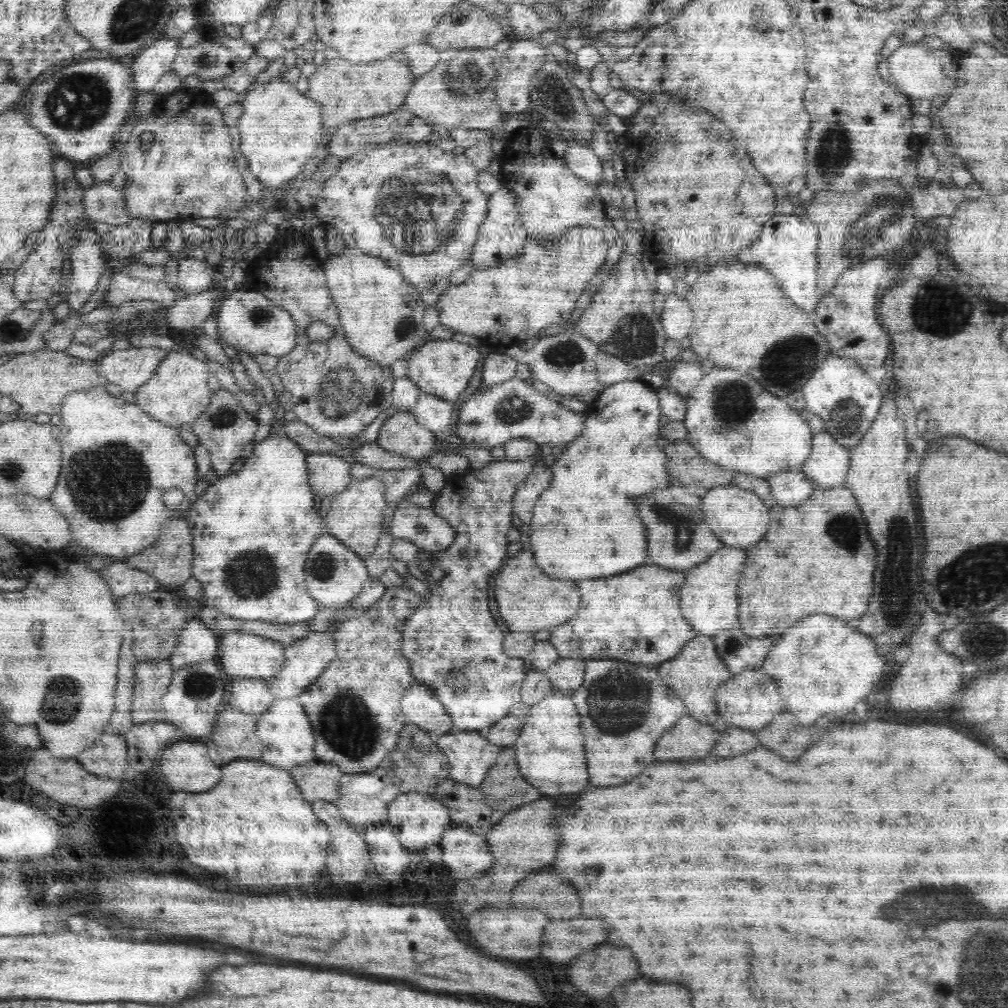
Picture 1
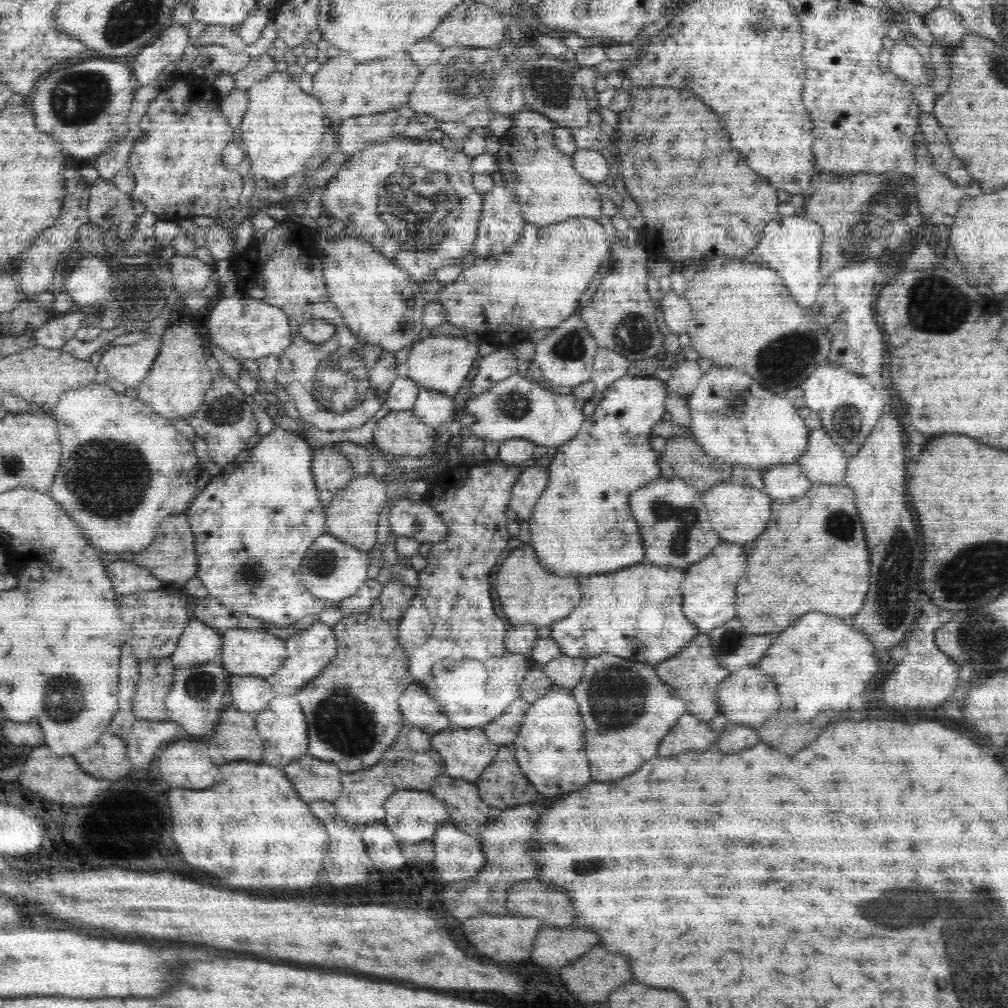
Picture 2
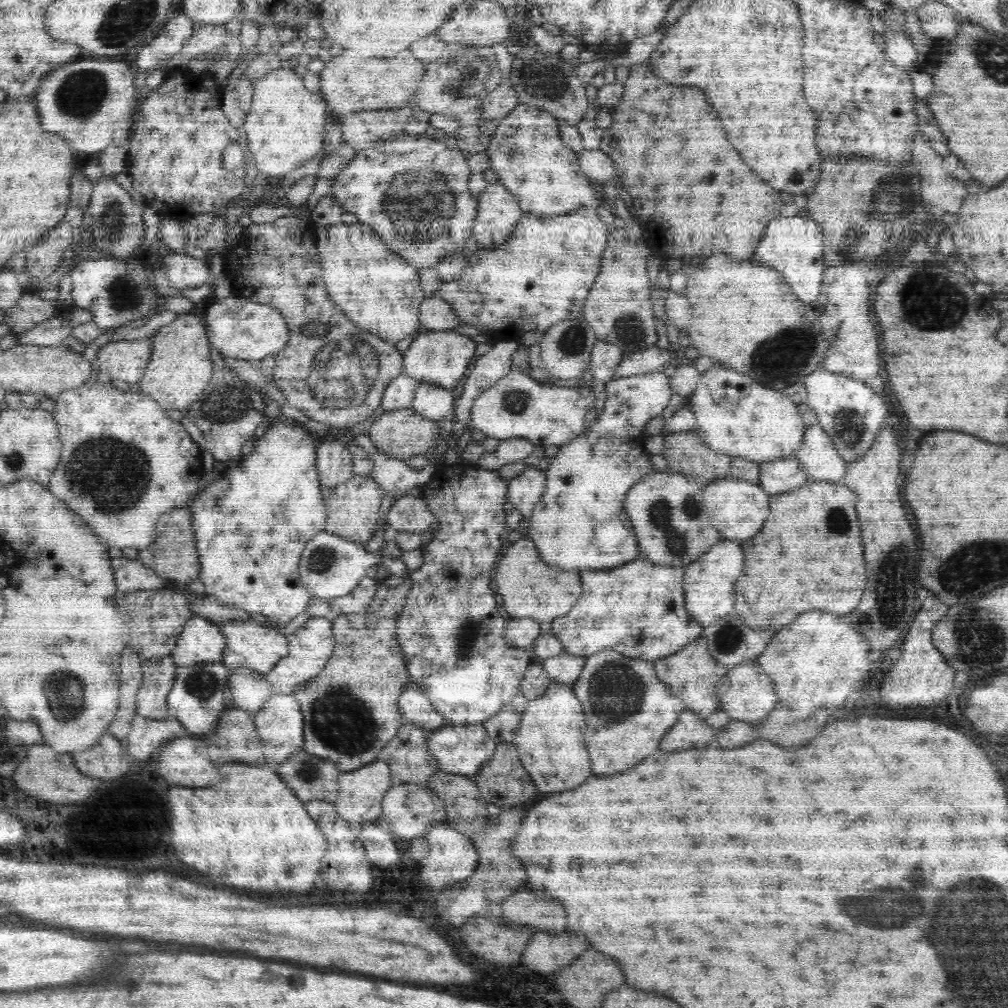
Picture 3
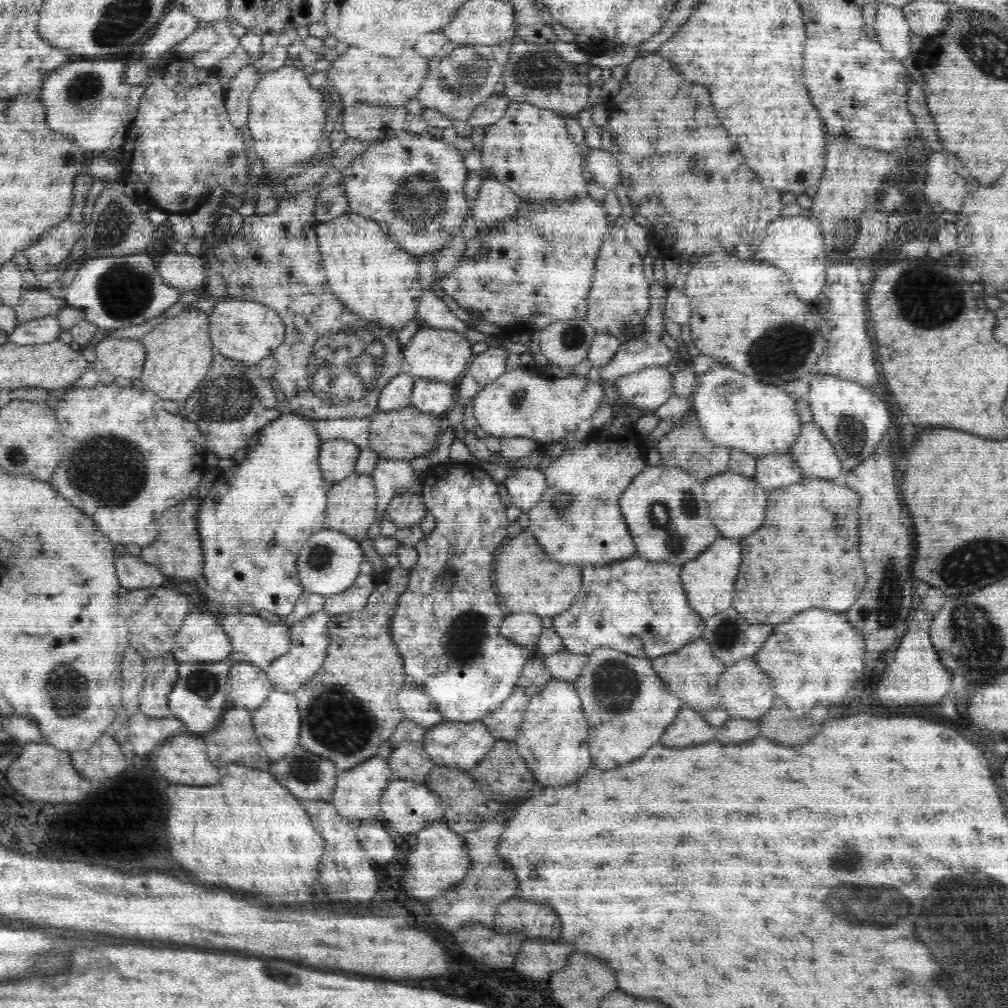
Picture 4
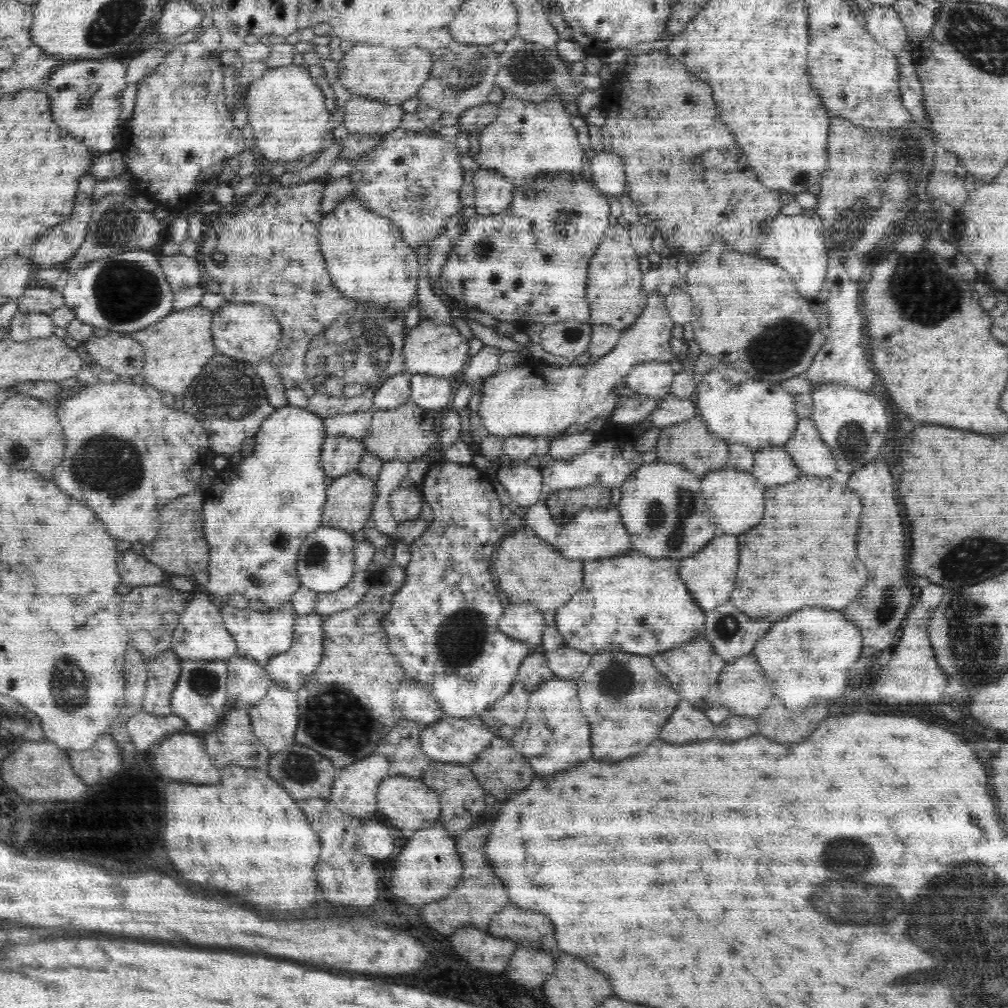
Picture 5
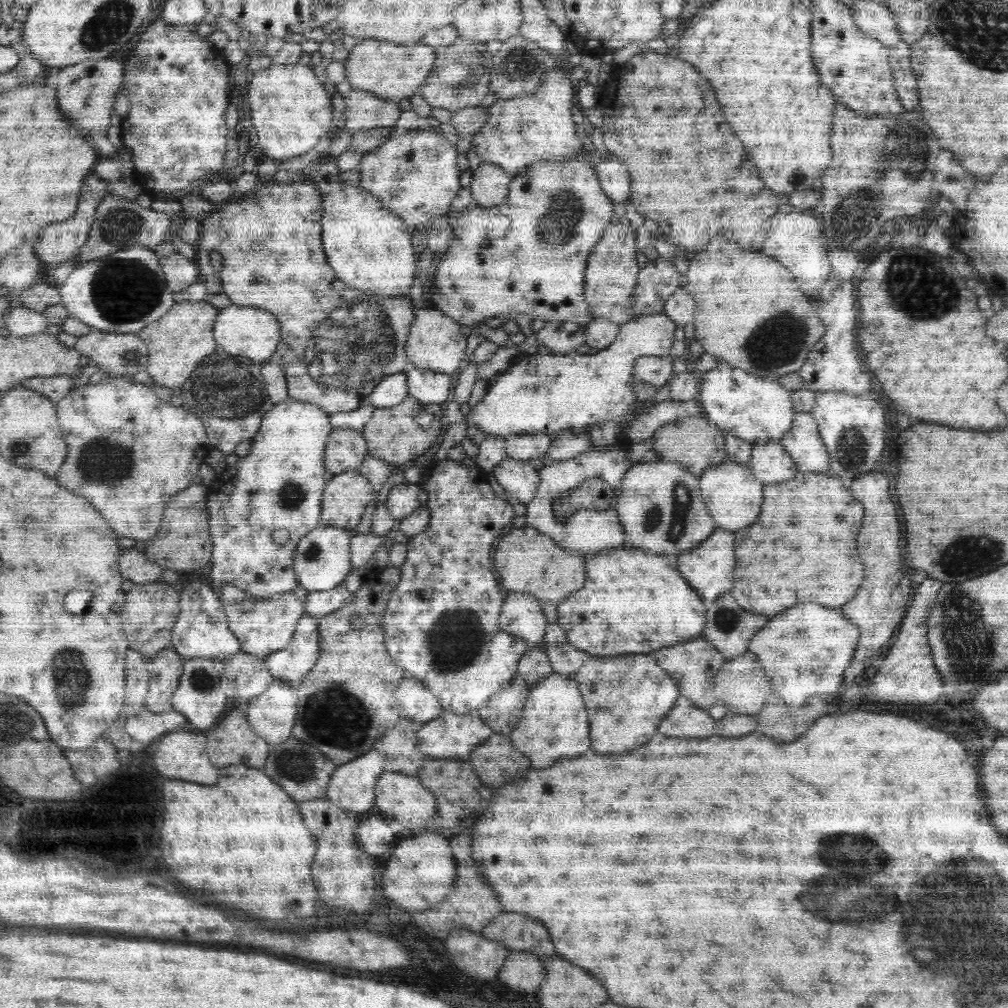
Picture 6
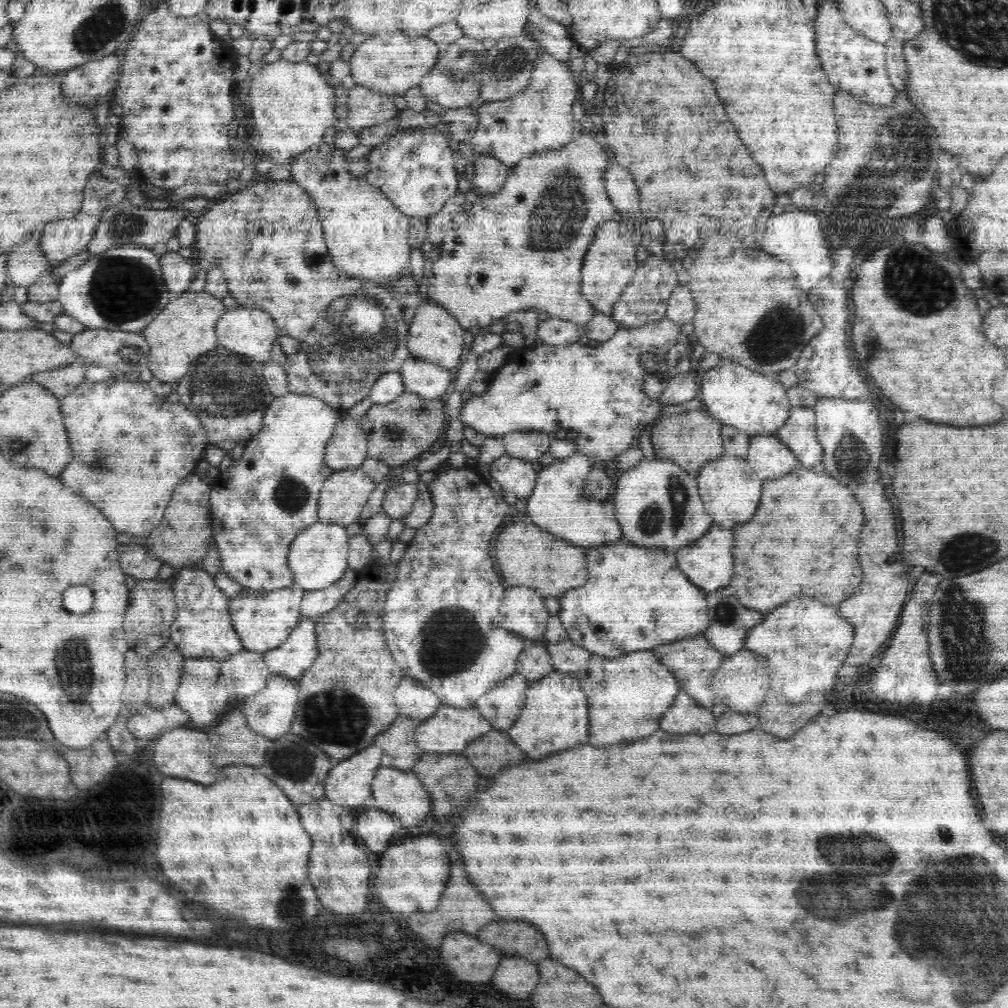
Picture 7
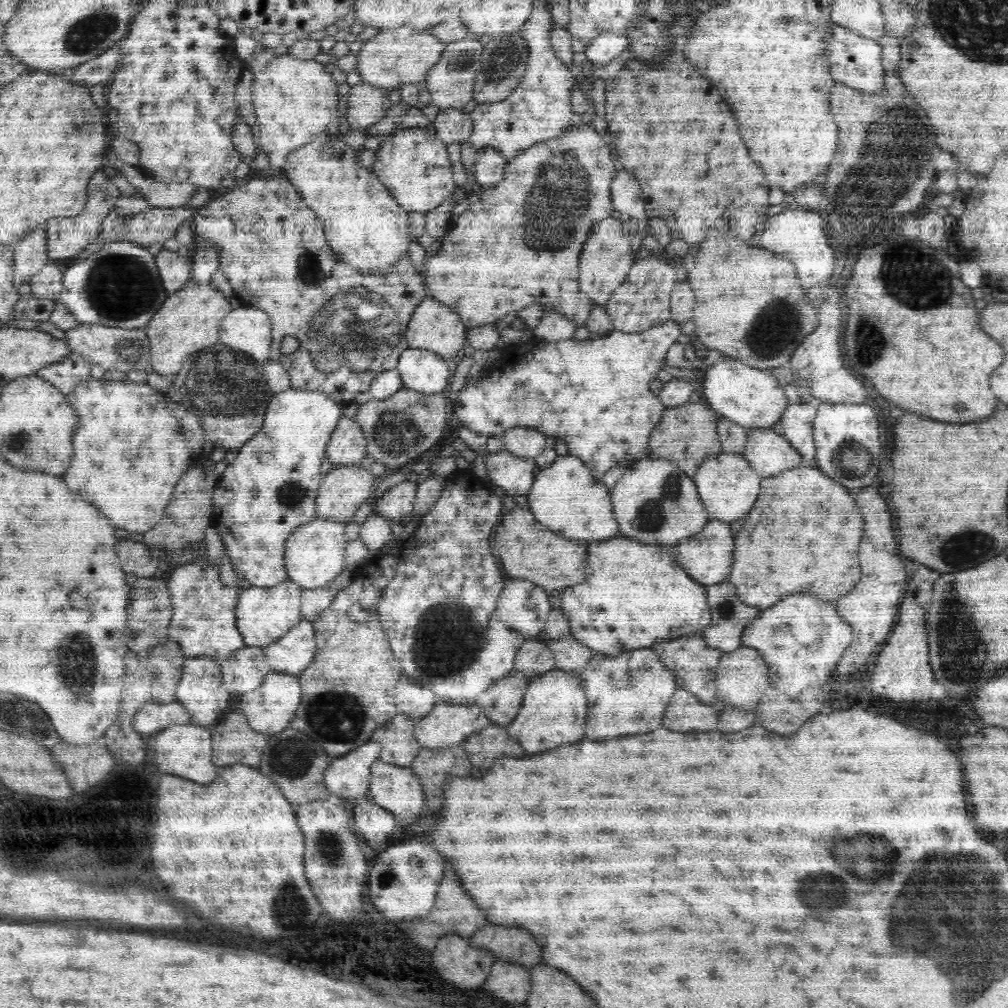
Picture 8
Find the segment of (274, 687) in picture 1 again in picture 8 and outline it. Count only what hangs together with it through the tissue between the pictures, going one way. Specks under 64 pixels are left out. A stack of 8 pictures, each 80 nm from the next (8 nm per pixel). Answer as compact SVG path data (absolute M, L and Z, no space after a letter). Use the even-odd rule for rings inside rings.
M303 619L276 642L264 646L263 653L273 672L298 676L313 661L316 650L312 621Z

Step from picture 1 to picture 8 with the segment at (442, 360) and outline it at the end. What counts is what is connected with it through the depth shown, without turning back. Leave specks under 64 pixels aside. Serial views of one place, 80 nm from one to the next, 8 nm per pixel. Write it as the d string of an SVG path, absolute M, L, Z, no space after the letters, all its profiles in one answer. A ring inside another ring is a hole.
M427 296L415 309L404 335L409 348L420 348L451 359L462 350L468 329L458 314Z

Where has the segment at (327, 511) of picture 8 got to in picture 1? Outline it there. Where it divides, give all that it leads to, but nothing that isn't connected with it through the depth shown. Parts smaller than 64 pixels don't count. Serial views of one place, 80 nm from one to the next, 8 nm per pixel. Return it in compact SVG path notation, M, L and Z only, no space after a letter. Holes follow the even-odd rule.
M378 477L352 480L346 490L342 490L333 498L325 517L326 532L335 536L366 560L374 552L378 539L382 536L382 510L387 503L384 499L384 492L386 491L386 485Z

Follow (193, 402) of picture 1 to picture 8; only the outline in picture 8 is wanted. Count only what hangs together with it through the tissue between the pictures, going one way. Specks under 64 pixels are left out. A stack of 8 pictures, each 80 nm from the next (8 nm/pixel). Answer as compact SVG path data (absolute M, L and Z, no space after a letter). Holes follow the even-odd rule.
M191 280L185 288L170 295L160 310L154 314L152 321L144 328L150 343L149 364L152 370L173 379L192 354L219 342L222 320L232 310L228 298L211 283L196 285Z

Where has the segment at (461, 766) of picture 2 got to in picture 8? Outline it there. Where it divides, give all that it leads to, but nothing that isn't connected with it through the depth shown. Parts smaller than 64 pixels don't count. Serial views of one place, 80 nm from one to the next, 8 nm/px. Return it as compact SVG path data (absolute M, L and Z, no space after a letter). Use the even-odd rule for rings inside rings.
M438 700L428 716L416 721L415 739L423 748L461 746L468 736L490 723L477 702L456 704Z

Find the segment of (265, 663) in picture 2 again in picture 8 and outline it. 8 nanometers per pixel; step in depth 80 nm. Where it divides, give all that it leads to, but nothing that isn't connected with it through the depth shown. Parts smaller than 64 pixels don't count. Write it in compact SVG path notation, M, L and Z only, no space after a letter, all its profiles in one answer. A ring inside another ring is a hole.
M286 580L276 586L250 586L243 589L238 595L236 601L236 626L243 636L245 646L256 646L264 648L272 642L276 642L280 636L284 636L296 625L302 621L301 613L301 594L303 588L291 580Z

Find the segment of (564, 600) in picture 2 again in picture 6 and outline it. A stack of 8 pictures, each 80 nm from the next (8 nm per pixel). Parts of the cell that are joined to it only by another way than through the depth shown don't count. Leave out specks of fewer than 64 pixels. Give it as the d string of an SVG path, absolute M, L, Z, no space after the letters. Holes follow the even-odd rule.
M526 525L508 532L494 552L494 570L499 584L507 592L527 592L537 598L542 605L544 602L559 605L572 592L580 589L586 580L586 560L583 555L566 552L558 548L555 542L536 528Z

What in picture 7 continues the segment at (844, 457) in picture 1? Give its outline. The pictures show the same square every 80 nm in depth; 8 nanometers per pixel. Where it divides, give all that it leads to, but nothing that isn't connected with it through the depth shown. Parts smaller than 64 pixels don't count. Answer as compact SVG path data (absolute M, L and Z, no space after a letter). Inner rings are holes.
M792 407L785 426L776 436L792 450L803 468L821 470L824 451L817 438L813 408Z

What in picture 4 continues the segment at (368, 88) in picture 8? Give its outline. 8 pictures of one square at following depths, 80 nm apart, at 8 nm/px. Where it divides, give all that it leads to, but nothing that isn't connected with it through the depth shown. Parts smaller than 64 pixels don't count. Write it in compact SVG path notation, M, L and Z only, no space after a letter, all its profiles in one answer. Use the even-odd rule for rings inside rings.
M354 104L344 107L342 114L343 130L348 138L373 144L405 130L409 112L405 106Z

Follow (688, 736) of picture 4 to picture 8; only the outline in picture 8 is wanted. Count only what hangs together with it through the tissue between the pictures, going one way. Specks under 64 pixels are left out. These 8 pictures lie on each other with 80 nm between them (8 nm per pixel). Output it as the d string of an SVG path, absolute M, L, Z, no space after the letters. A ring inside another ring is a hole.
M677 688L672 696L672 702L664 714L662 726L668 730L676 730L676 732L706 732L706 730L714 730L716 722L718 722L719 712L716 712L710 707L710 704L702 702L696 698L695 694L684 688Z

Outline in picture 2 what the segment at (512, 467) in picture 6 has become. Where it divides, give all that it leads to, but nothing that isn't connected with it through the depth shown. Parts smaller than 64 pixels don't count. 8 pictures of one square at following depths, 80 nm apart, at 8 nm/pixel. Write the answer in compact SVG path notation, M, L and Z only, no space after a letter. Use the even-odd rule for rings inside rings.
M527 463L526 470L522 471L514 482L509 502L510 508L517 512L520 520L528 521L532 516L534 505L548 486L548 482L547 468Z

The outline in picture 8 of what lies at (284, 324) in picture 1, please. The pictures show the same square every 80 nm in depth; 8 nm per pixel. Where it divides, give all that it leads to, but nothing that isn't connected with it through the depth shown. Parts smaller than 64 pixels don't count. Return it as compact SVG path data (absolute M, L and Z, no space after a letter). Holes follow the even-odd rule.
M241 304L226 314L219 332L219 342L252 354L256 360L270 360L272 322L266 312Z

